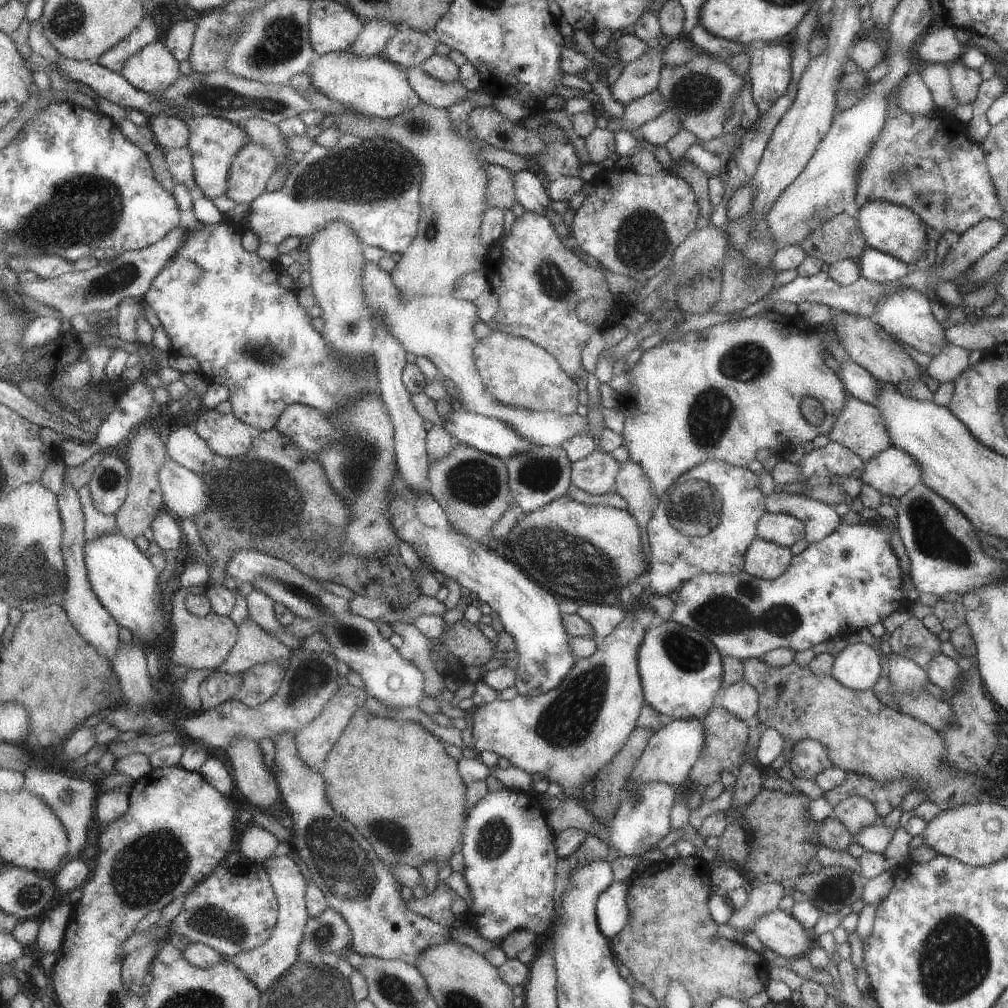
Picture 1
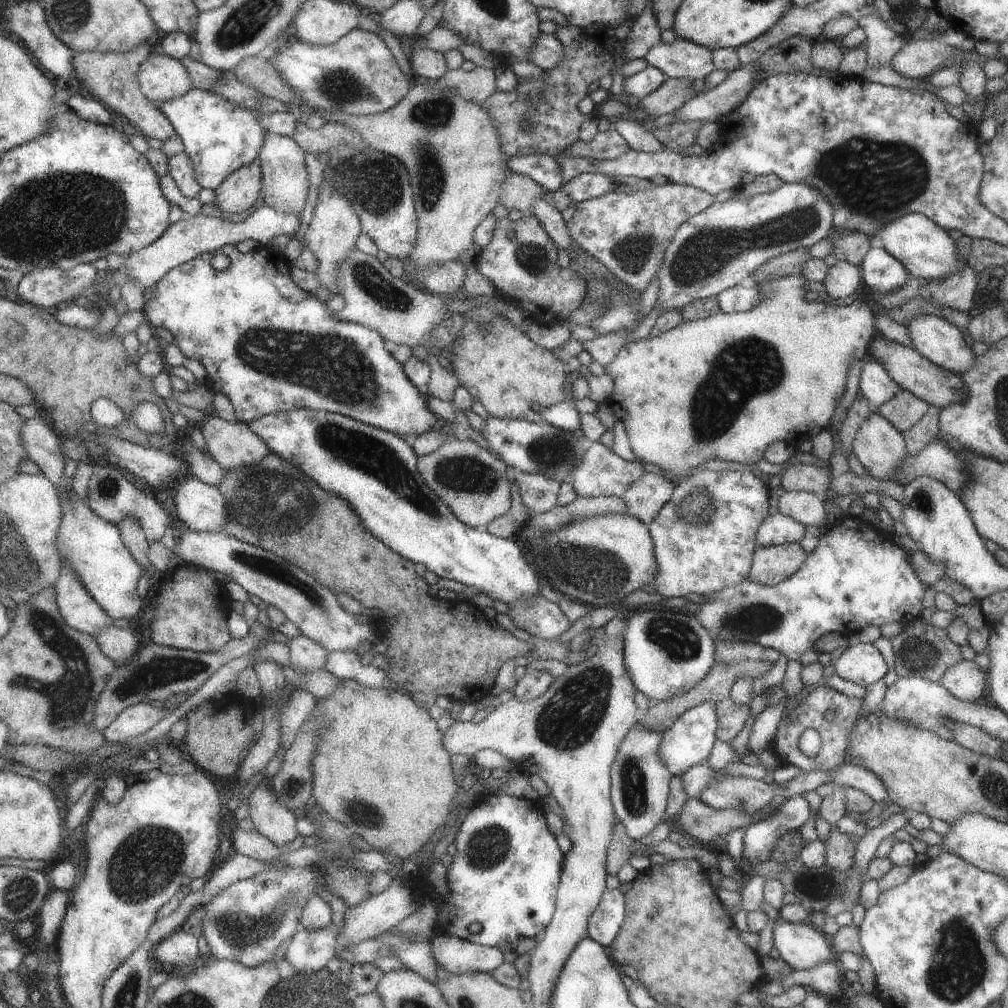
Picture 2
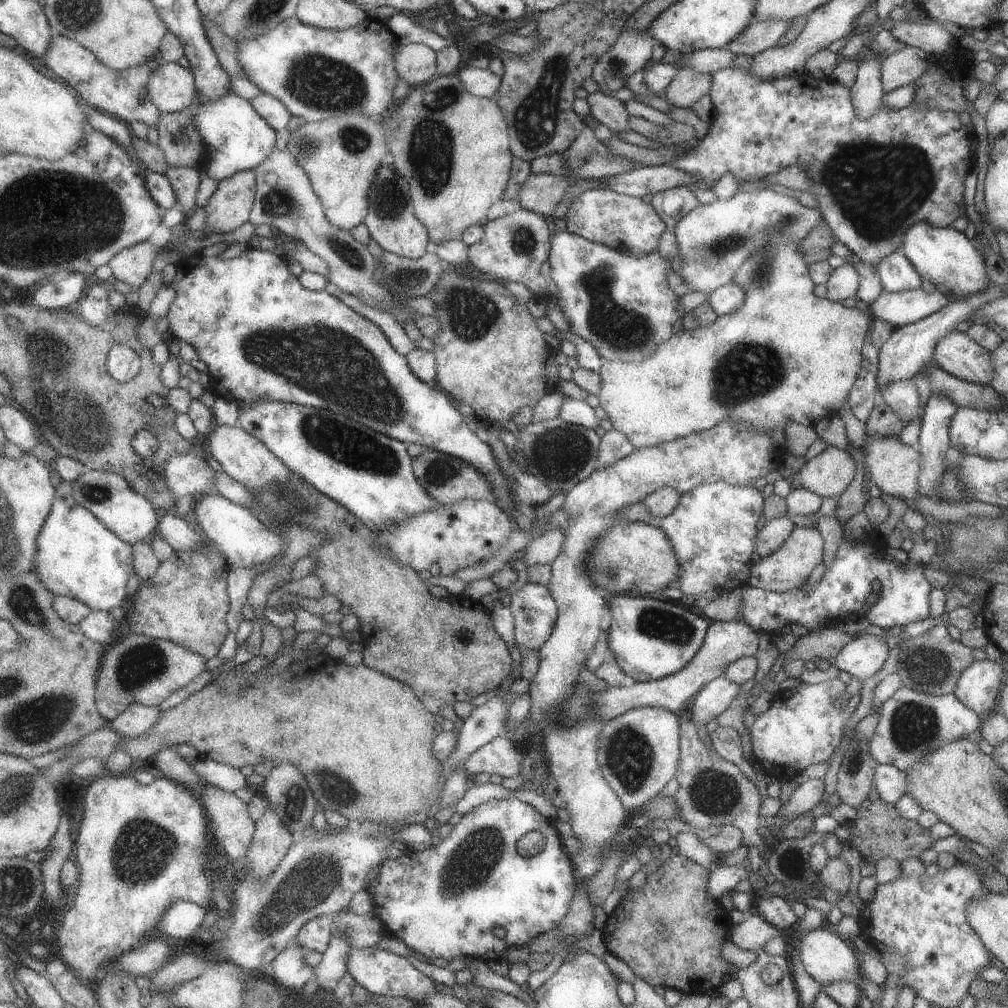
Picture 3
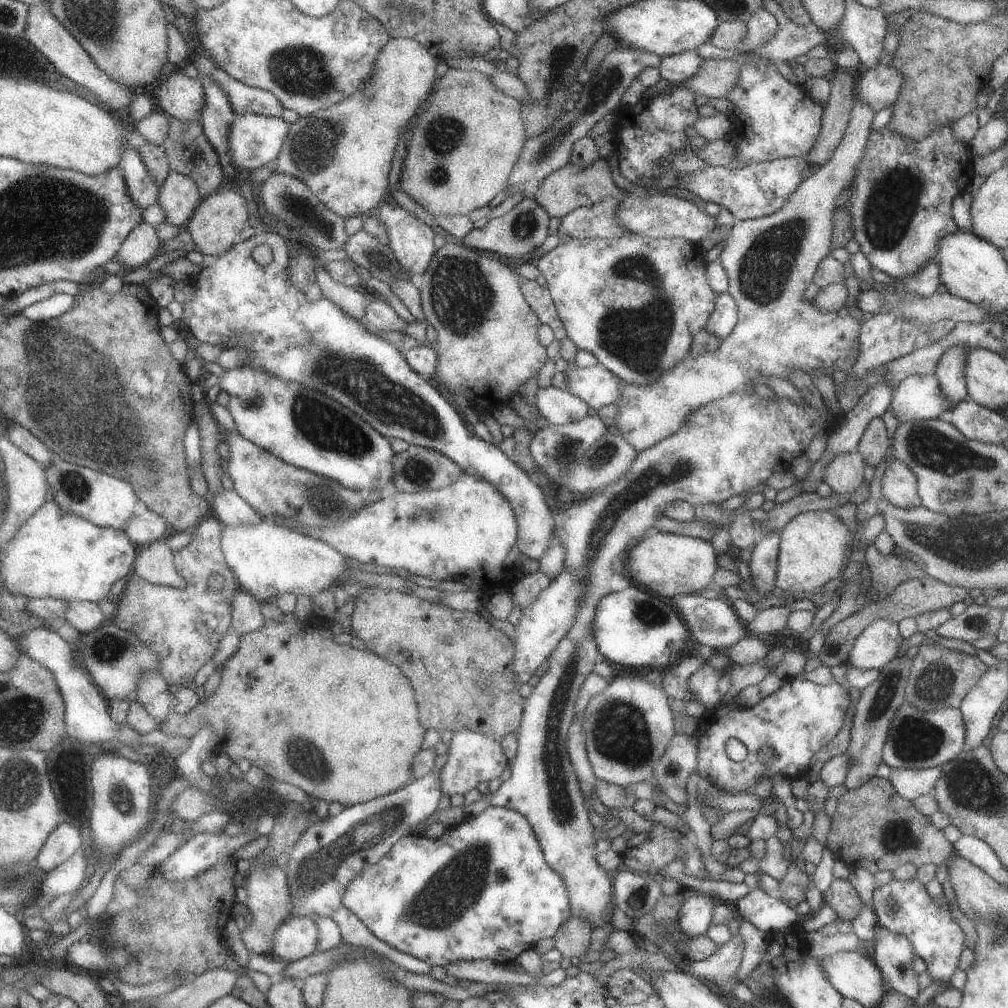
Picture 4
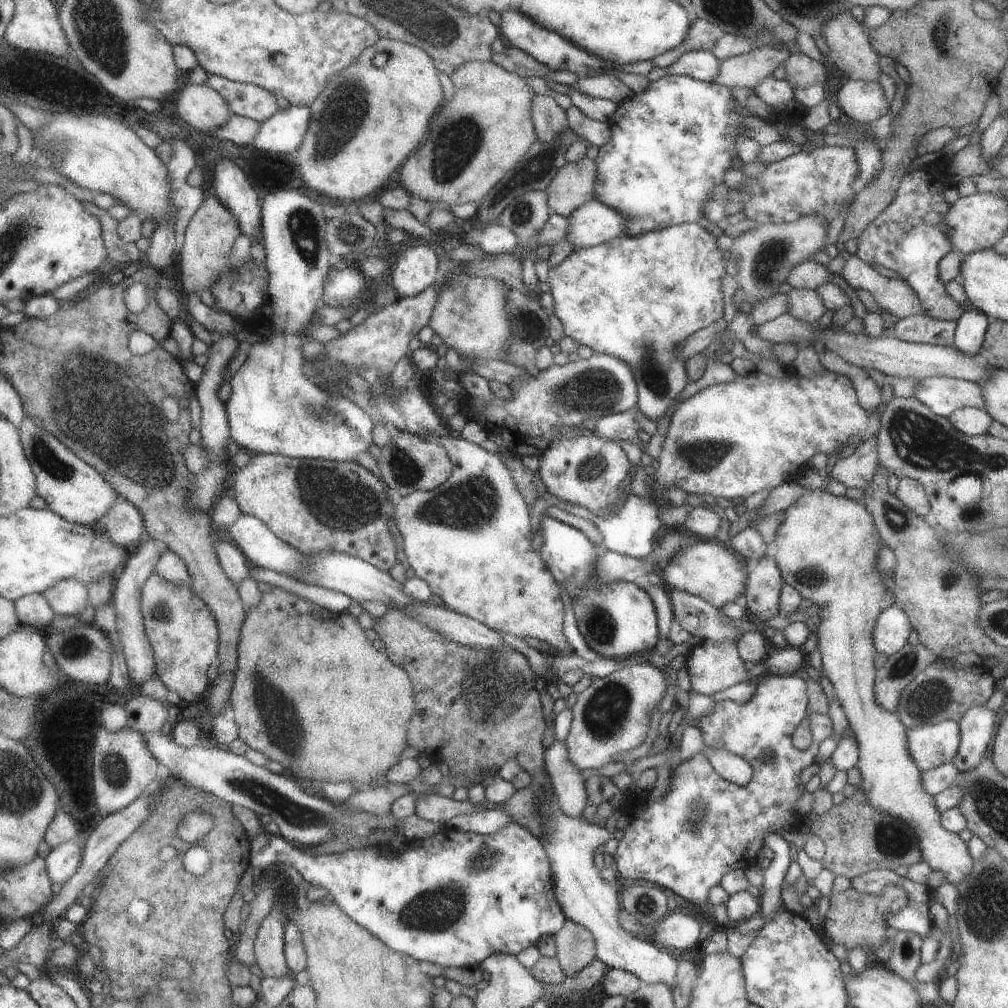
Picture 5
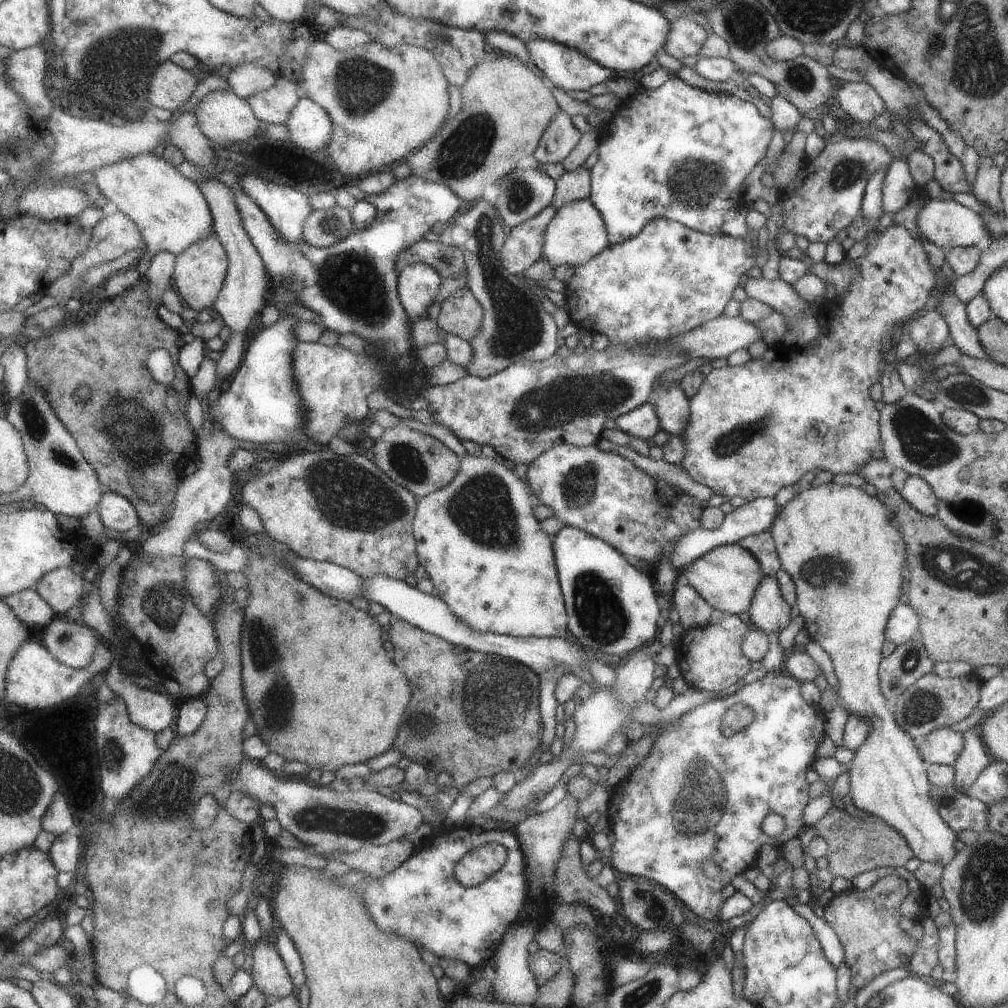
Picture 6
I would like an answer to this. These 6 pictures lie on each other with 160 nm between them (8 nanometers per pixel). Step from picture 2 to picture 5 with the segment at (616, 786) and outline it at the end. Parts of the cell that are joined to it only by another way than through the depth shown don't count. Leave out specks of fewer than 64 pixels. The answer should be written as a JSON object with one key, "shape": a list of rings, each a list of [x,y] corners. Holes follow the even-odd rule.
{"shape":[[[639,662],[596,679],[580,695],[573,707],[573,720],[567,748],[571,762],[579,770],[600,769],[613,762],[617,754],[637,748],[645,740],[645,718],[663,694],[663,674],[649,663]]]}

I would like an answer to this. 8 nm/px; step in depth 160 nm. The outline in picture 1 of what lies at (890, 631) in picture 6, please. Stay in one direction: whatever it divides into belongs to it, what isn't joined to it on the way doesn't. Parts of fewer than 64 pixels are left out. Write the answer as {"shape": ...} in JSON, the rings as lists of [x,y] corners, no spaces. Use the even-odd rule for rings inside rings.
{"shape":[[[851,644],[835,656],[829,674],[843,687],[870,690],[881,674],[881,658],[875,647]]]}

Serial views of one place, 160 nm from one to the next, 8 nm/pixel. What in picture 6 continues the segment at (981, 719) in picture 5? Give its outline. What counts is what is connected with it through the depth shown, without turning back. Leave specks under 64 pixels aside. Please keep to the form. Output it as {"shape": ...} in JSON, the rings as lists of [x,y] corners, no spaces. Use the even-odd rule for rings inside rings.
{"shape":[[[979,727],[966,729],[962,733],[963,748],[953,762],[953,785],[967,787],[977,775],[987,766],[991,758],[980,740]]]}

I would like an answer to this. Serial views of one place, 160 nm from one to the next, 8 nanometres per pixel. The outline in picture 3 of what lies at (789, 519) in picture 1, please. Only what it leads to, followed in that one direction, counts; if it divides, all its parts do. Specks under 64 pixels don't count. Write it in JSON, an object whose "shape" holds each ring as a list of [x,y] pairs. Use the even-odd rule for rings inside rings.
{"shape":[[[775,517],[763,521],[762,527],[758,529],[754,538],[755,558],[760,559],[771,554],[787,538],[794,527],[787,517]]]}

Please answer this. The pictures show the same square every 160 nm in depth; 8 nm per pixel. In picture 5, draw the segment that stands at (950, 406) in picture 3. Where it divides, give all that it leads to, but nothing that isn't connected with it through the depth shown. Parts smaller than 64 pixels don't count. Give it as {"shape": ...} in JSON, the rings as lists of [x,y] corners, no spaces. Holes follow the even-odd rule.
{"shape":[[[967,309],[956,322],[951,348],[963,356],[978,356],[988,326],[986,316],[979,310]]]}

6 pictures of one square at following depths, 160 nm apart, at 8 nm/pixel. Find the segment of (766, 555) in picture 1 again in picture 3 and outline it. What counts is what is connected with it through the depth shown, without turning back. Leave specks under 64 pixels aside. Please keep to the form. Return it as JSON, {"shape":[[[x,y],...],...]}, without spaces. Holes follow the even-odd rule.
{"shape":[[[794,525],[787,538],[766,557],[755,558],[750,566],[746,584],[764,591],[784,593],[801,587],[811,574],[811,570],[821,562],[823,539],[815,527],[800,527]]]}

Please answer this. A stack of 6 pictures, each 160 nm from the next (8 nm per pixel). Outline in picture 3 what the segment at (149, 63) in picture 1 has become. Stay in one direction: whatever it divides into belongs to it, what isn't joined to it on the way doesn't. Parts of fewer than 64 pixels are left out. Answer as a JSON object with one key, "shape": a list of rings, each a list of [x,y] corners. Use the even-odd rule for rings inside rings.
{"shape":[[[158,60],[150,76],[148,94],[163,113],[174,113],[193,105],[198,96],[194,71],[186,62]]]}

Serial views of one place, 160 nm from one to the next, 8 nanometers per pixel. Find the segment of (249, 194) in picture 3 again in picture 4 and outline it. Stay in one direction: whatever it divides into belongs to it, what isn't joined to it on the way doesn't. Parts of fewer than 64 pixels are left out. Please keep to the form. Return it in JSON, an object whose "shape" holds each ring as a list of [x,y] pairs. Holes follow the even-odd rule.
{"shape":[[[223,185],[219,192],[208,196],[200,202],[195,214],[188,220],[185,229],[189,232],[194,251],[207,258],[215,260],[229,252],[240,241],[243,230],[246,229],[249,220],[249,206],[245,195],[234,185]]]}

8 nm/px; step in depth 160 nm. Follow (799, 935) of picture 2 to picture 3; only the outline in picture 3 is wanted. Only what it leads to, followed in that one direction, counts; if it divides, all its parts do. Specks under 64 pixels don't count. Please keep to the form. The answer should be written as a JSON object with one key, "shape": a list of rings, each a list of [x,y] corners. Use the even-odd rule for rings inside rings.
{"shape":[[[825,925],[807,932],[799,942],[799,960],[803,964],[807,974],[820,985],[830,985],[843,981],[857,985],[861,983],[861,973],[858,965],[859,954],[849,945],[849,942],[837,936],[833,929]]]}

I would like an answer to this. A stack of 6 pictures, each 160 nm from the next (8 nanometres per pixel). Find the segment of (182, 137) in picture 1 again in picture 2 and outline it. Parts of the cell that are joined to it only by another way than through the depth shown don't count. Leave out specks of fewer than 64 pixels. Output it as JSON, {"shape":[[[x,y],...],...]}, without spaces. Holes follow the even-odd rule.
{"shape":[[[145,44],[136,46],[126,53],[102,53],[99,51],[75,52],[74,67],[77,81],[83,84],[92,96],[109,106],[124,121],[138,126],[143,135],[149,139],[166,141],[176,132],[170,118],[150,99],[143,94],[138,72],[143,62],[153,53],[152,48]]]}

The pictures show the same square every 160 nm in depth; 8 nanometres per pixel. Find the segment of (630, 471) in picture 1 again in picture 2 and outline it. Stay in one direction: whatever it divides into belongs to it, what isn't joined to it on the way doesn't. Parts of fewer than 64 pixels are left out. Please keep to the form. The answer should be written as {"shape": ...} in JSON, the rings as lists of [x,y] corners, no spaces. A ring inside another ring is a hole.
{"shape":[[[645,473],[622,496],[627,503],[628,514],[649,524],[670,499],[673,488],[675,484],[663,476]]]}

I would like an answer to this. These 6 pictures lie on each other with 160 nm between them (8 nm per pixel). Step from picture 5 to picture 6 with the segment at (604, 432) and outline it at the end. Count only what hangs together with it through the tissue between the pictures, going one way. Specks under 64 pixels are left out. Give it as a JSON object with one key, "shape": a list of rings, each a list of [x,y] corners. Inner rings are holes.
{"shape":[[[650,400],[645,401],[638,409],[616,418],[614,424],[615,428],[642,440],[653,437],[661,429],[658,416]]]}

